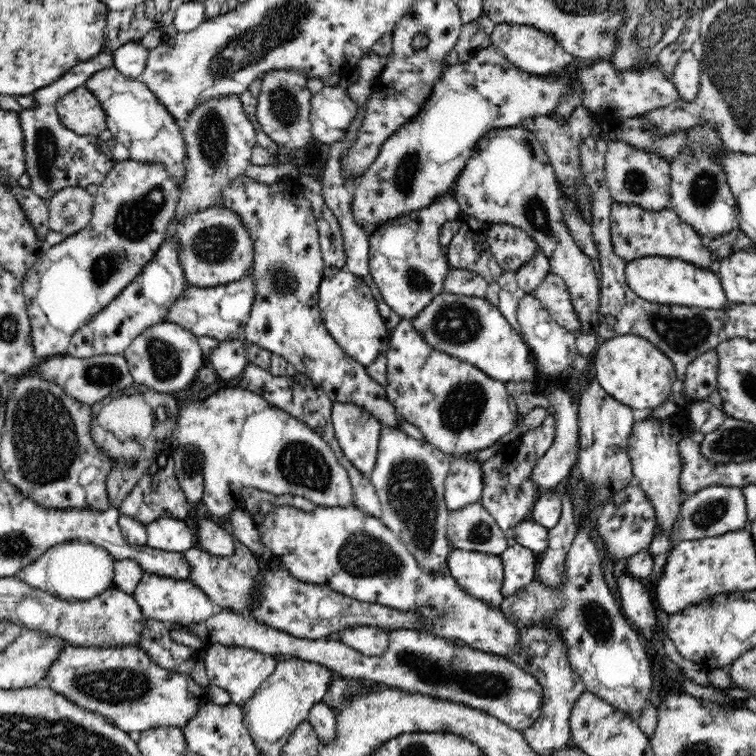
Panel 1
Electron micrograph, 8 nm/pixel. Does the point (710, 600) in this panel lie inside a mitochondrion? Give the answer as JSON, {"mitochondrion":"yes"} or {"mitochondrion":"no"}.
{"mitochondrion":"no"}

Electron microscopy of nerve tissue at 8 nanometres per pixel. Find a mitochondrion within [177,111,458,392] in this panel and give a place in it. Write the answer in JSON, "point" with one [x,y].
{"point":[214,244]}

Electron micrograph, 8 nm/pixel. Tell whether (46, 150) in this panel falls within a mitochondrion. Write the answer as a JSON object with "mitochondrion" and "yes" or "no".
{"mitochondrion":"yes"}

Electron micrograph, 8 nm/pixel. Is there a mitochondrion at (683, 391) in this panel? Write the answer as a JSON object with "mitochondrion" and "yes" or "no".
{"mitochondrion":"no"}

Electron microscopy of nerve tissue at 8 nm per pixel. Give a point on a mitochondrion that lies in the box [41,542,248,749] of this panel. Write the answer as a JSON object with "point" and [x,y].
{"point":[114,686]}

